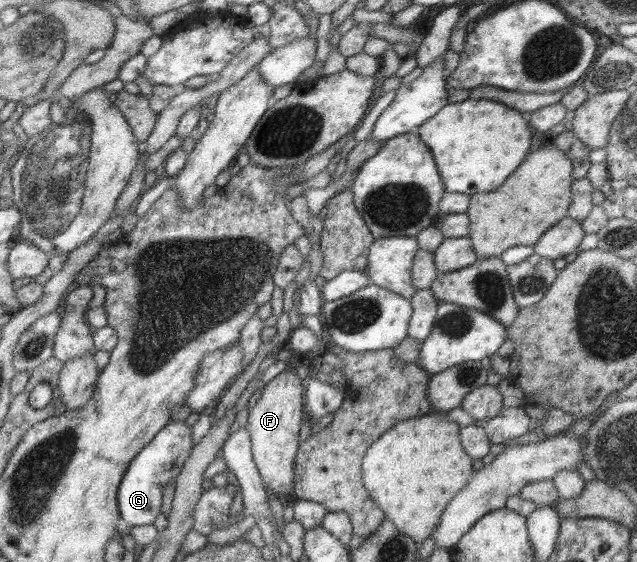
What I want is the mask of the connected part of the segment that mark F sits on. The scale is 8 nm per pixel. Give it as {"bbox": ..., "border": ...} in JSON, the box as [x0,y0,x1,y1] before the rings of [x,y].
{"bbox":[244,363,306,495],"border":[[[296,363],[287,364],[280,374],[268,381],[253,408],[248,410],[248,418],[244,427],[249,432],[252,459],[265,483],[265,489],[274,494],[289,495],[293,482],[294,462],[299,449],[299,432],[303,419],[306,417],[304,406],[304,387],[299,376],[294,372]]]}

